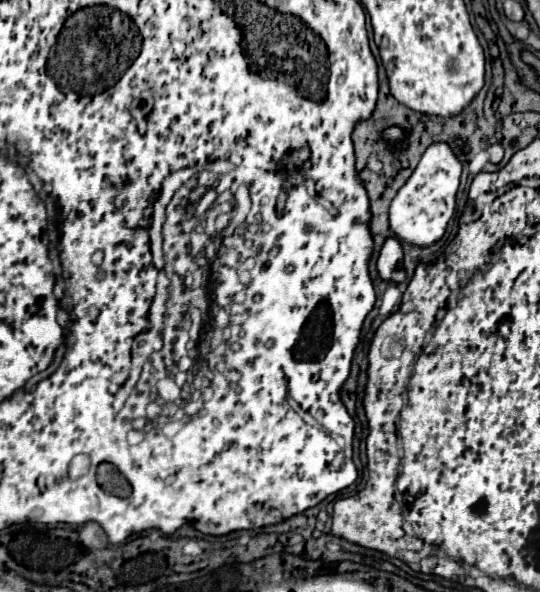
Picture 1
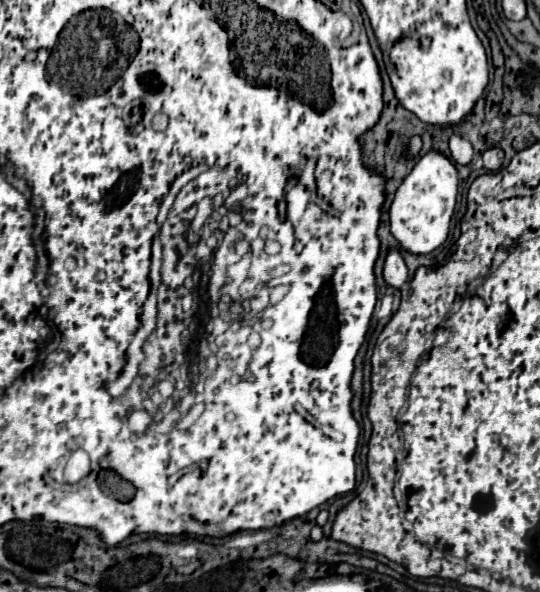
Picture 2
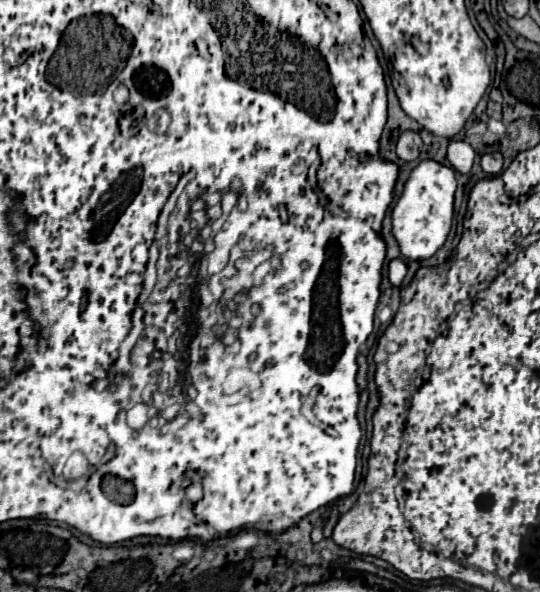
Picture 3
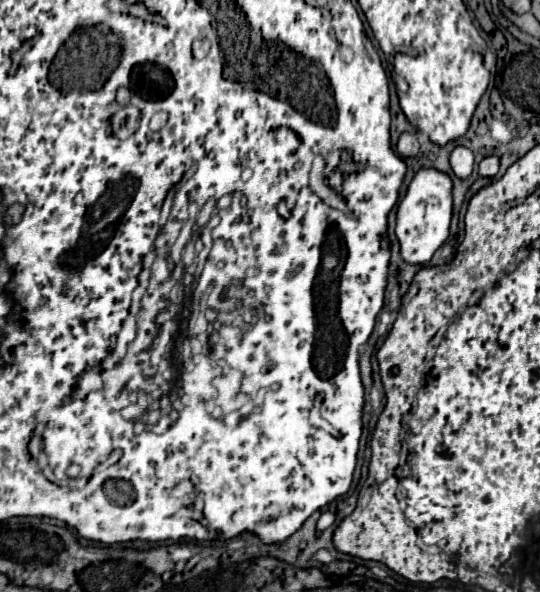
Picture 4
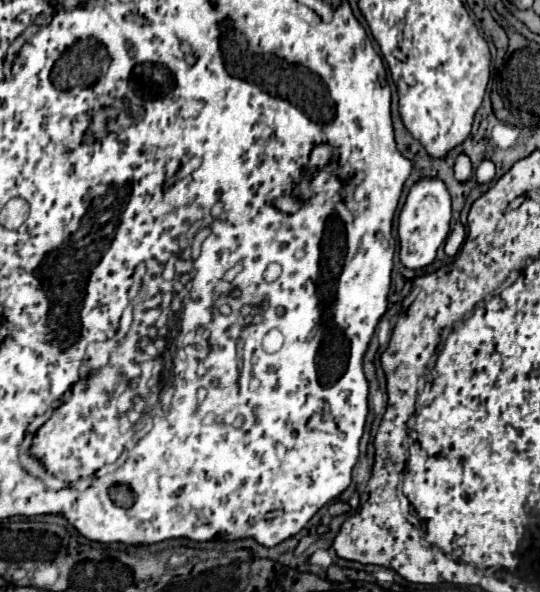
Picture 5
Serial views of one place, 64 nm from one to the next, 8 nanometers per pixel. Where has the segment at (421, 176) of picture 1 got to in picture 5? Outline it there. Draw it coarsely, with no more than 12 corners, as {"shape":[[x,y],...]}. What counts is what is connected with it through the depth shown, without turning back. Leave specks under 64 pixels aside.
{"shape":[[418,180],[398,218],[400,262],[420,270],[448,238],[442,180]]}

